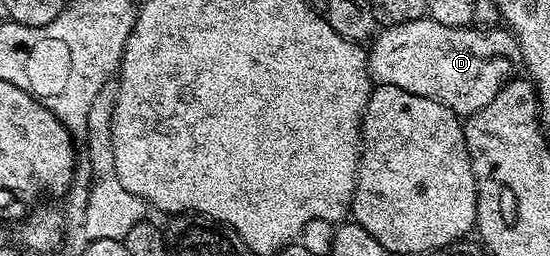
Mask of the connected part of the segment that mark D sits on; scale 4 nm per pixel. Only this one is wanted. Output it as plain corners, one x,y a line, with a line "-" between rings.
429,16
418,21
387,25
368,45
371,78
384,85
395,85
404,91
436,99
453,113
475,113
492,103
504,79
511,76
506,45
492,34
477,27
457,29
441,25
431,21

